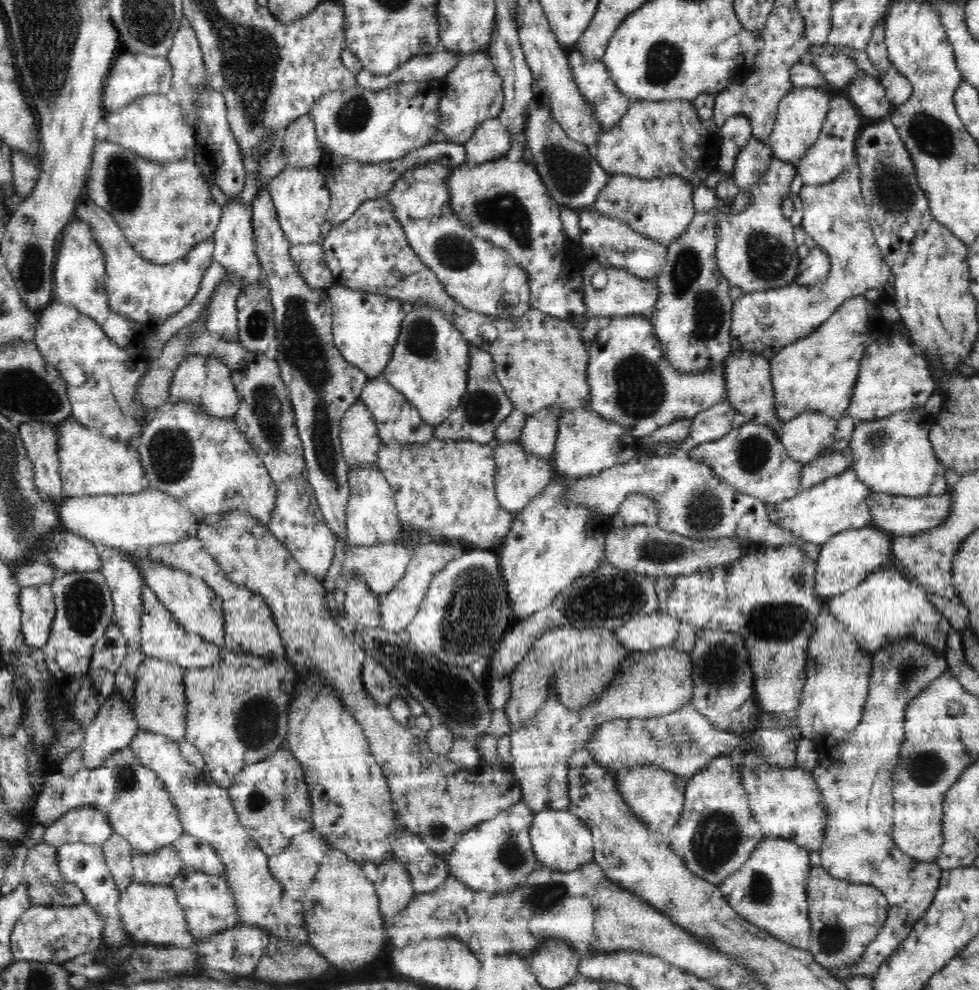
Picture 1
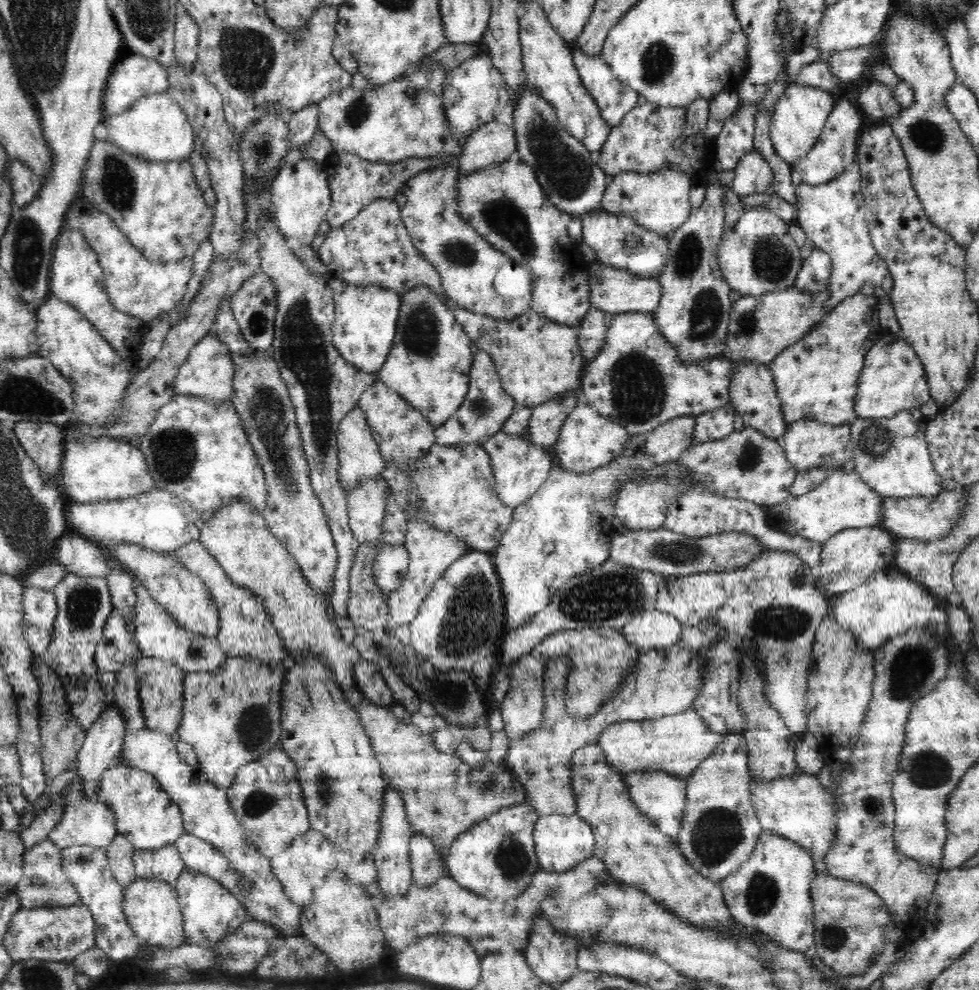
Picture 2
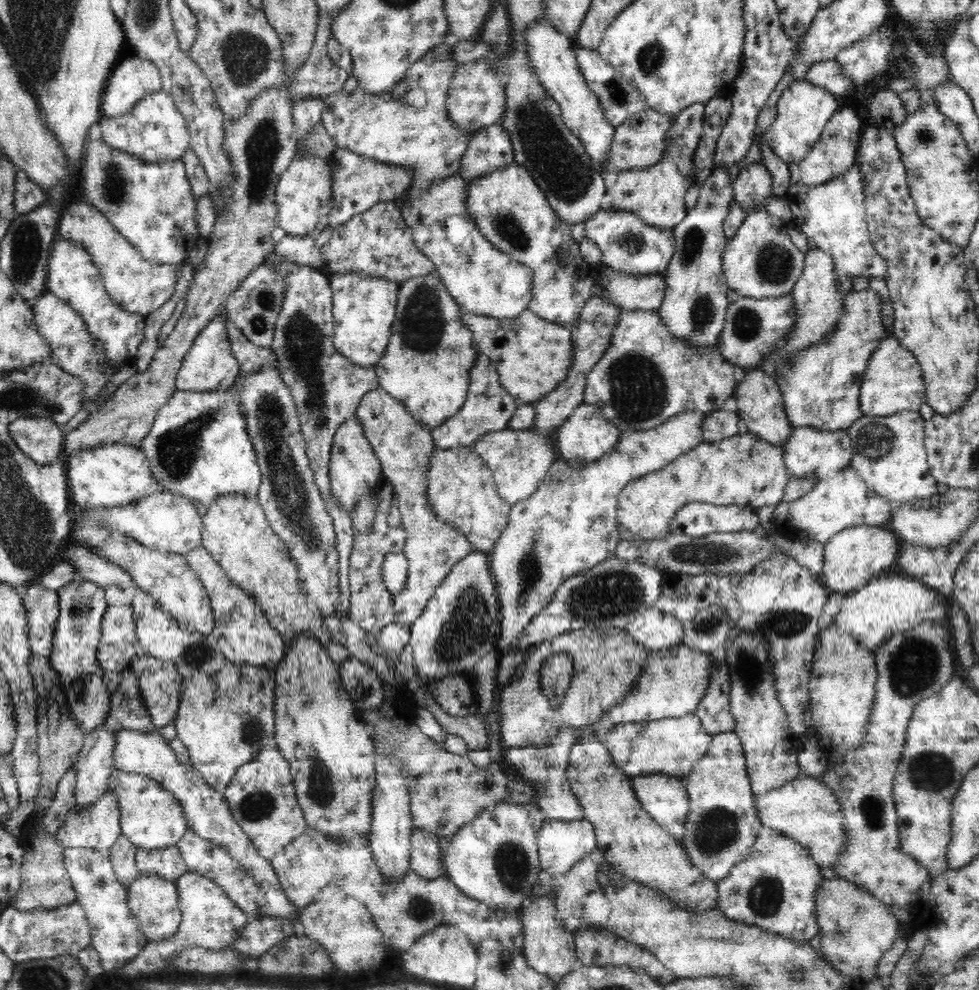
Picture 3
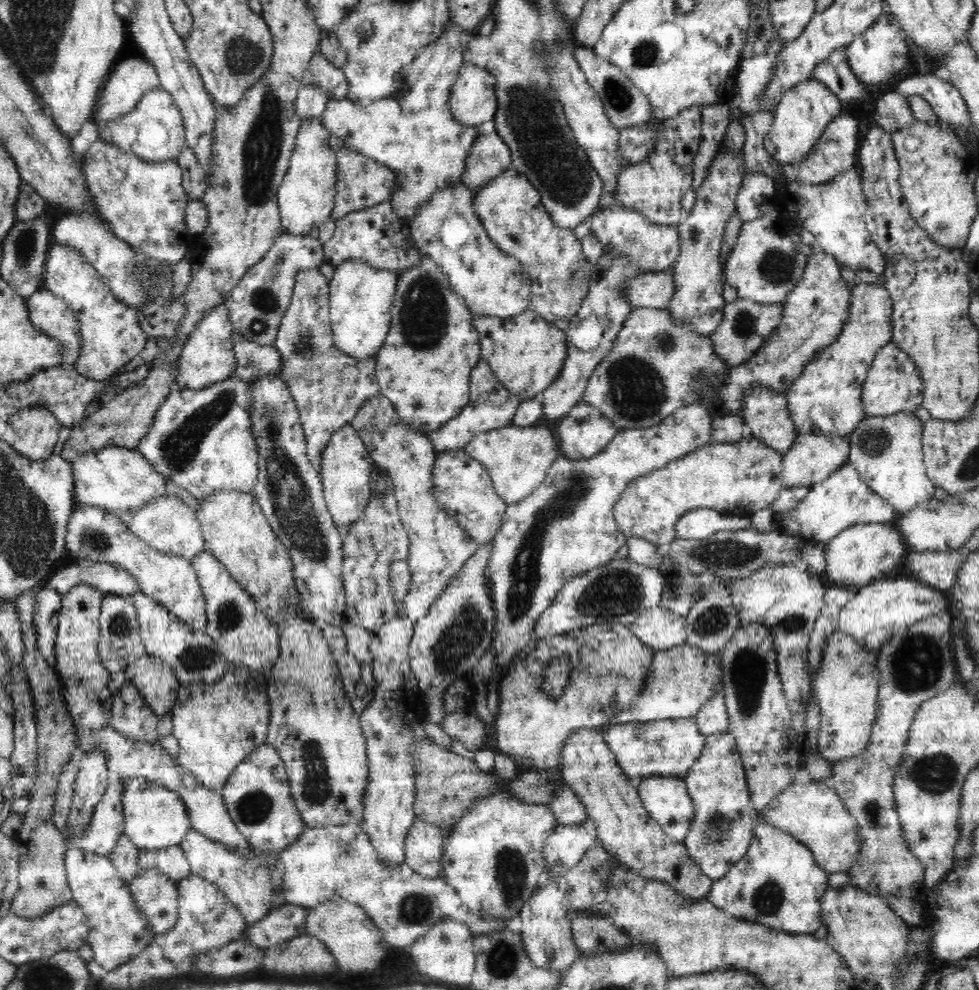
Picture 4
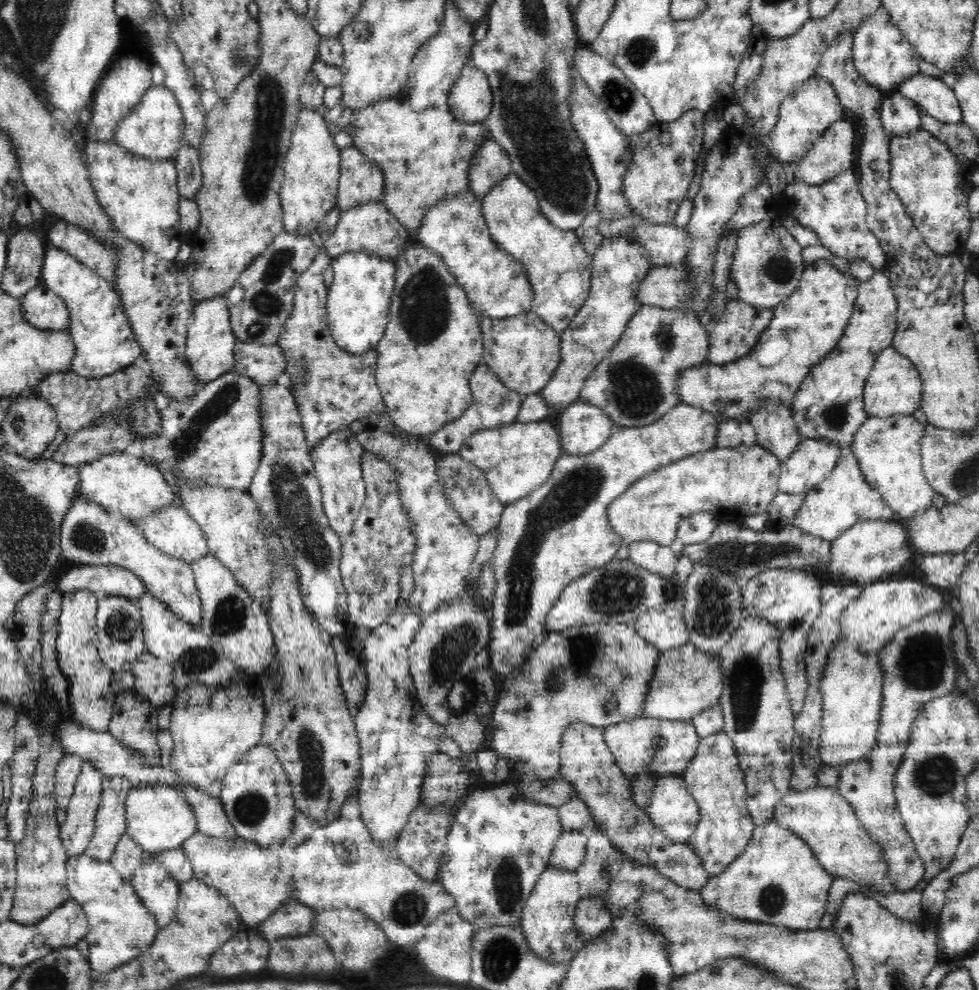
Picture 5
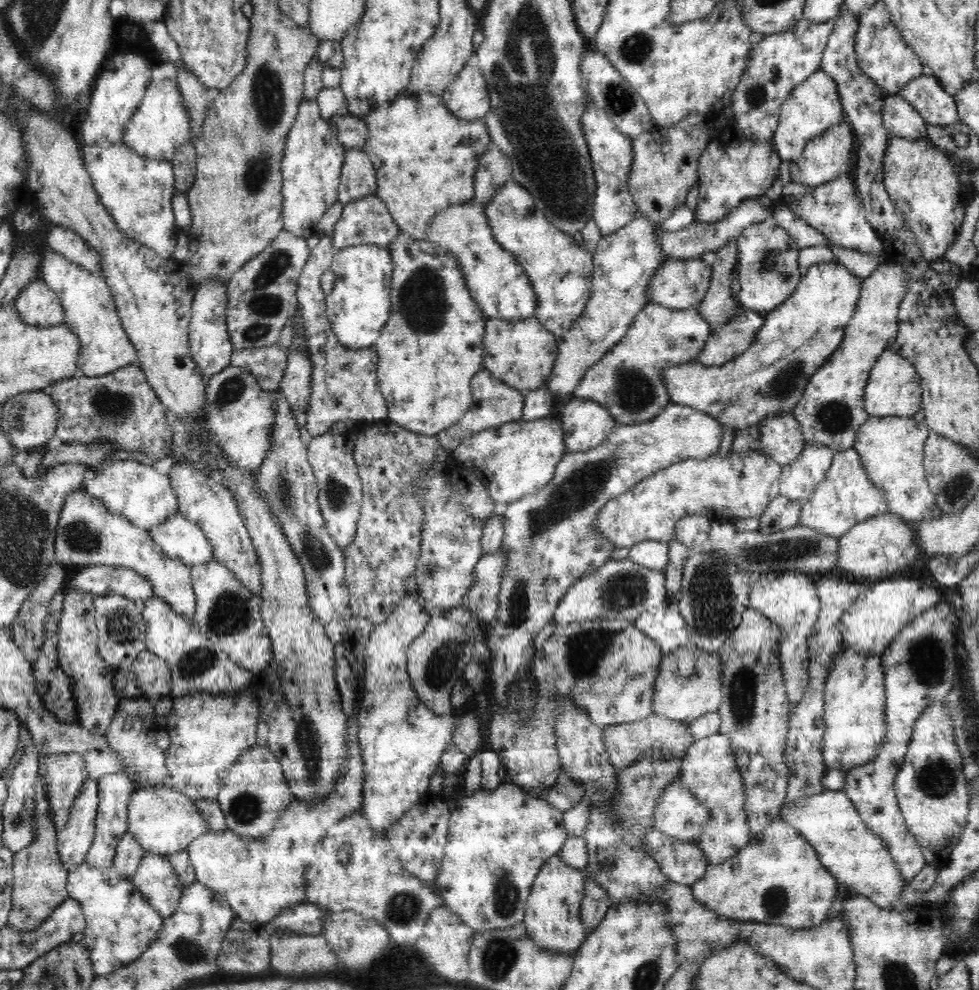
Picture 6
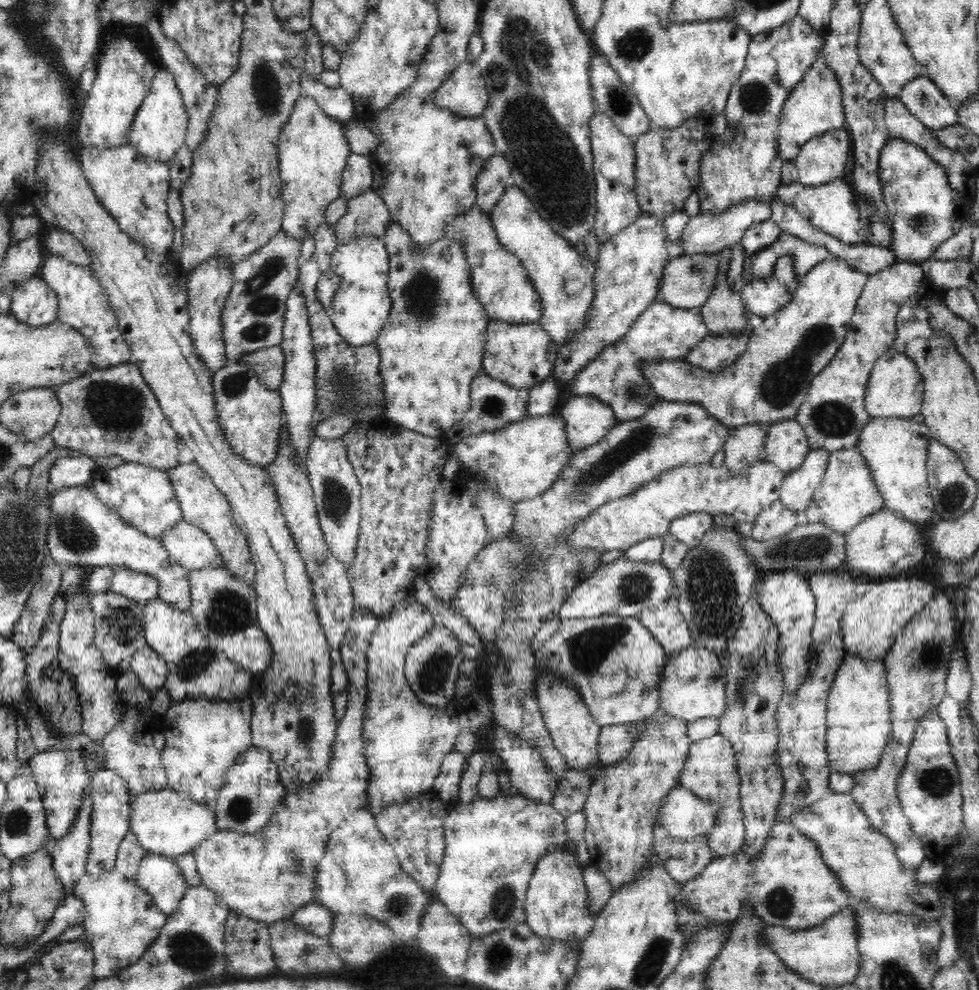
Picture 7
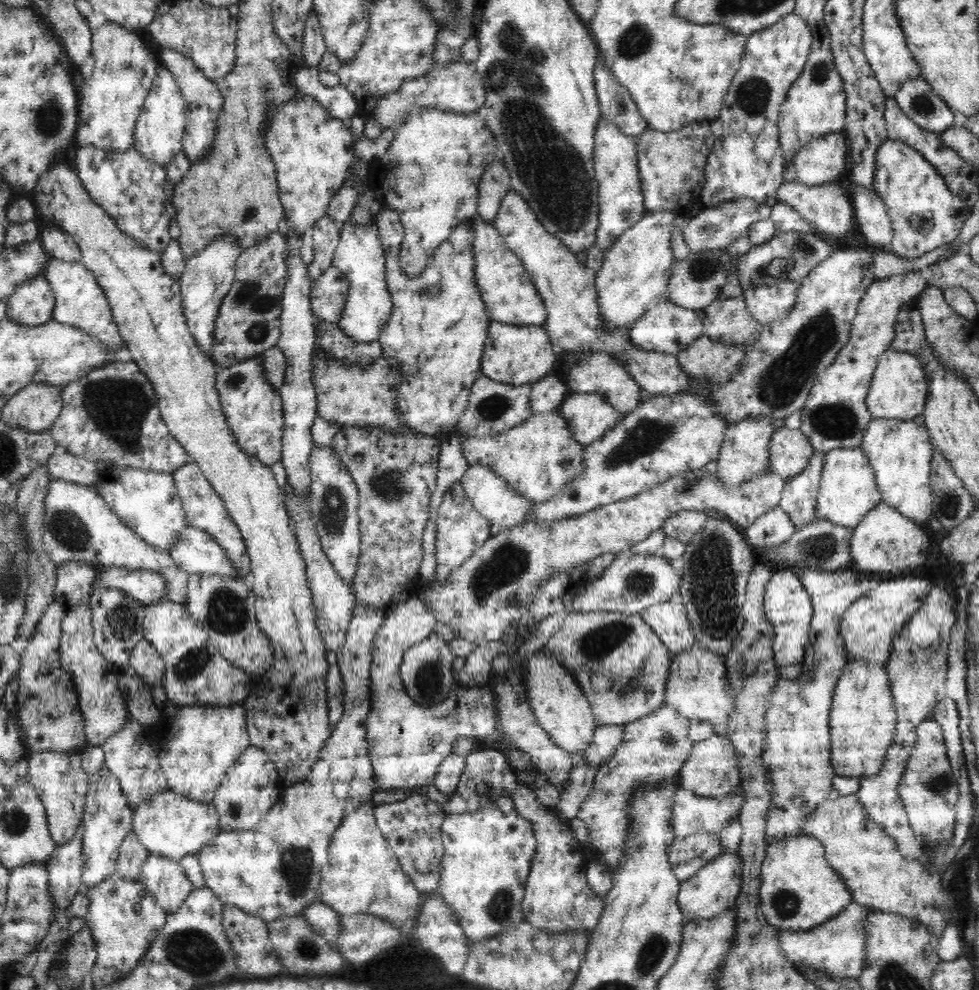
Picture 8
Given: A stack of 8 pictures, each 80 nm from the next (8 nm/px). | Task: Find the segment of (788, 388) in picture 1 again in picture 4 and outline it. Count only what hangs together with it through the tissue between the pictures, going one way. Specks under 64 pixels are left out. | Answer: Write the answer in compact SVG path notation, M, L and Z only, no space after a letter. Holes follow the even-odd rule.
M882 275L878 282L859 284L852 289L849 317L838 338L805 364L802 374L787 392L790 416L798 434L834 436L849 440L866 414L863 409L862 387L877 352L891 342L893 300ZM822 406L822 420L814 420L812 408Z

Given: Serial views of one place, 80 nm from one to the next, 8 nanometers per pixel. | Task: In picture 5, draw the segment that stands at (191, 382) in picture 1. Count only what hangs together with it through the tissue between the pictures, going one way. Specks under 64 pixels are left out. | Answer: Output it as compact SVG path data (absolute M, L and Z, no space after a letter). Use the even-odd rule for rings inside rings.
M210 296L200 300L193 308L193 316L189 324L186 341L186 356L191 364L191 371L200 384L216 380L224 372L230 372L234 366L236 337L232 332L229 319L229 304L224 296Z

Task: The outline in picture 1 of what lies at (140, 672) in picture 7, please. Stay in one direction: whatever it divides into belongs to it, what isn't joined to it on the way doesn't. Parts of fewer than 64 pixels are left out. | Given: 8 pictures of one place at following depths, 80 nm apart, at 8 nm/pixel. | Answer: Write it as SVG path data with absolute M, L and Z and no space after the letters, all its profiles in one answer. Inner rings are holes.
M152 657L142 660L137 670L134 704L140 727L177 741L184 739L187 699L179 665Z

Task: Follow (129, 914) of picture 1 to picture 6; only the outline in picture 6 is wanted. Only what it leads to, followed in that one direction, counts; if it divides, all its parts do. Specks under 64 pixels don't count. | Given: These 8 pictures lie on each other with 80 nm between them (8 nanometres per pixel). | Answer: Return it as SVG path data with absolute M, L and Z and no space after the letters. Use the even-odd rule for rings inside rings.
M146 854L132 881L164 920L177 912L185 884L174 872L168 855Z

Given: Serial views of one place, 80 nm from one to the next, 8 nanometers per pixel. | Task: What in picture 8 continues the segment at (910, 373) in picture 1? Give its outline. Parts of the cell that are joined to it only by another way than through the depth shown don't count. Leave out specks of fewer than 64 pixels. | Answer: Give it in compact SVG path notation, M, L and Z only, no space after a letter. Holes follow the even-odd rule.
M890 348L880 355L867 394L867 409L873 419L912 421L924 412L929 382L930 371L920 355Z

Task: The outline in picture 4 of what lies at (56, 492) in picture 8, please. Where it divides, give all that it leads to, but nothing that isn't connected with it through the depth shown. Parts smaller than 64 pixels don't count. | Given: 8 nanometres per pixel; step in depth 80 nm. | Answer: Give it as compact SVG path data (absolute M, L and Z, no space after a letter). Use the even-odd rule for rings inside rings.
M74 504L72 514L68 518L68 524L66 524L64 542L68 554L73 559L79 560L79 563L98 564L106 562L112 564L115 568L121 567L126 569L139 582L140 592L149 596L152 600L157 600L166 610L169 610L178 620L186 623L190 628L202 631L206 628L206 601L191 562L183 557L166 556L154 547L146 544L135 534L134 530L129 529L128 523L125 522L124 517L120 513L112 513L105 511L103 508L86 504Z

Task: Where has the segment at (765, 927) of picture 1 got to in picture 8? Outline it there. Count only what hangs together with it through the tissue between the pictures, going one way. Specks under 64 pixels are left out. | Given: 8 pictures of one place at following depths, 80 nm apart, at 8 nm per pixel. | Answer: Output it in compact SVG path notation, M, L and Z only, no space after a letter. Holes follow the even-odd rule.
M804 832L771 844L761 870L764 917L776 929L793 932L812 930L835 918L853 902L852 893L825 857L823 844ZM722 853L708 864L705 864L694 876L681 881L678 888L677 902L683 917L692 919L708 919L728 911L735 904L736 896L742 884L741 857L736 853Z

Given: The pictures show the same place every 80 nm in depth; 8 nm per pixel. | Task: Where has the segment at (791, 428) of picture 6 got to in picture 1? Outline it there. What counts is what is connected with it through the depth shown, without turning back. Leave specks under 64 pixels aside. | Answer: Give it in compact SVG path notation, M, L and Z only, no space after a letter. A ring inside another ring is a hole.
M738 351L726 357L724 363L728 402L736 412L744 416L746 424L767 426L776 436L780 436L784 423L777 418L771 366L768 359L750 351Z

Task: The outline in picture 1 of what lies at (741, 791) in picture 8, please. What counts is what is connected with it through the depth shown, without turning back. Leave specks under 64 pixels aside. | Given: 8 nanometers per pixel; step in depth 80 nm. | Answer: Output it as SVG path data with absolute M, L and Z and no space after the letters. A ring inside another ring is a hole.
M630 767L615 773L618 790L630 810L651 830L668 836L680 820L685 805L687 779L656 767Z

